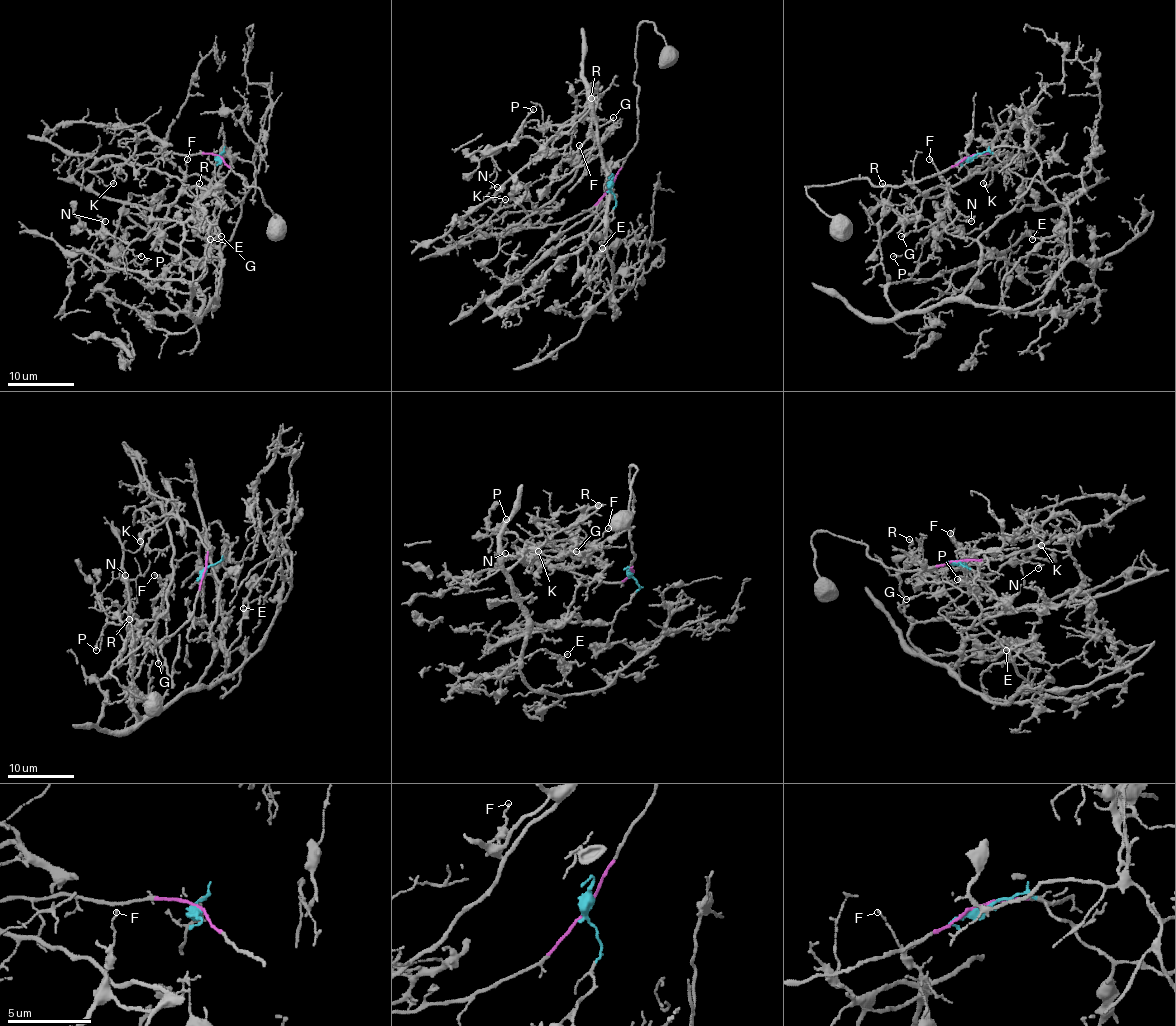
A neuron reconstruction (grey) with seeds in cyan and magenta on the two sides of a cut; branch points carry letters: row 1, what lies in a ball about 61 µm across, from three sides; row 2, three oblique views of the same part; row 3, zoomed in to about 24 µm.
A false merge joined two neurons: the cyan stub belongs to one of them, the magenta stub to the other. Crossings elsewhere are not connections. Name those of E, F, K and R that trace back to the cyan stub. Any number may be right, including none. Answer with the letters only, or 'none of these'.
E

